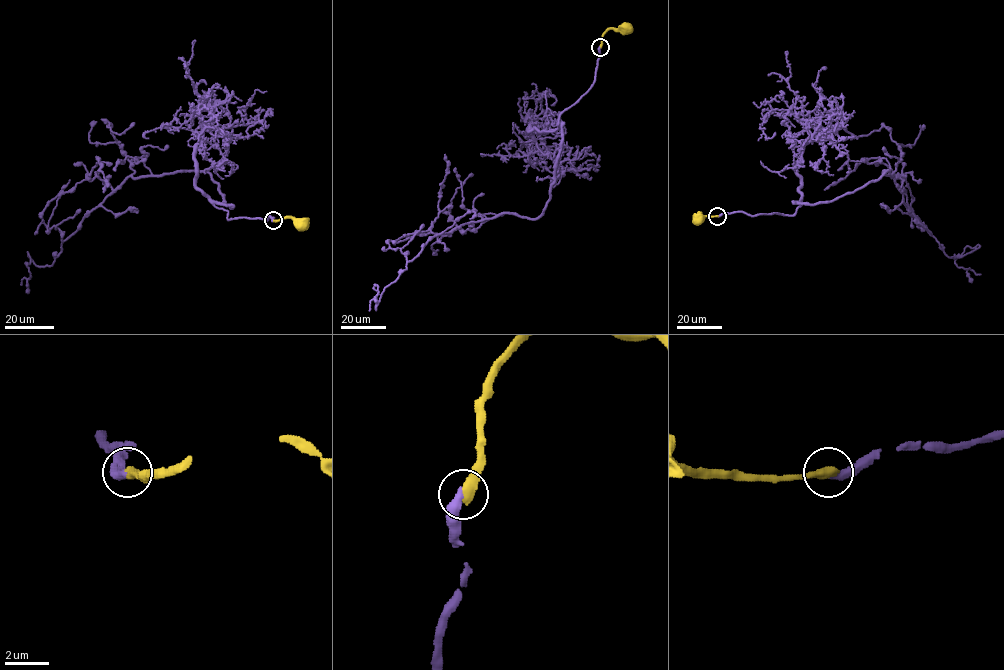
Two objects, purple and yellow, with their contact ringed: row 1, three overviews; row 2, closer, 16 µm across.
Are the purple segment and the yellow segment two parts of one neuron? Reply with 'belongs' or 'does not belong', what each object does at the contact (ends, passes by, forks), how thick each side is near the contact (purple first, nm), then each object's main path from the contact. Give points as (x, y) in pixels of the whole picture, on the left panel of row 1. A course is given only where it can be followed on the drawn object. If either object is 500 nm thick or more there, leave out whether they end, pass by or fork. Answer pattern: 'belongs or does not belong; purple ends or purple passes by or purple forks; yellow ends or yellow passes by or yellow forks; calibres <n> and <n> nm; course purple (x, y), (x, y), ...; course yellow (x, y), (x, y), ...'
belongs; calibres 420 and 500 nm; course purple (273, 221), (228, 220), (203, 171), (129, 176), (52, 265), (27, 252), (21, 284); course yellow (273, 220), (298, 218), (304, 225)

